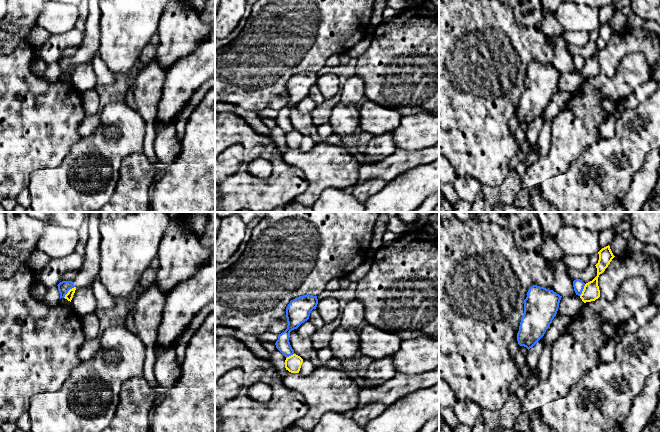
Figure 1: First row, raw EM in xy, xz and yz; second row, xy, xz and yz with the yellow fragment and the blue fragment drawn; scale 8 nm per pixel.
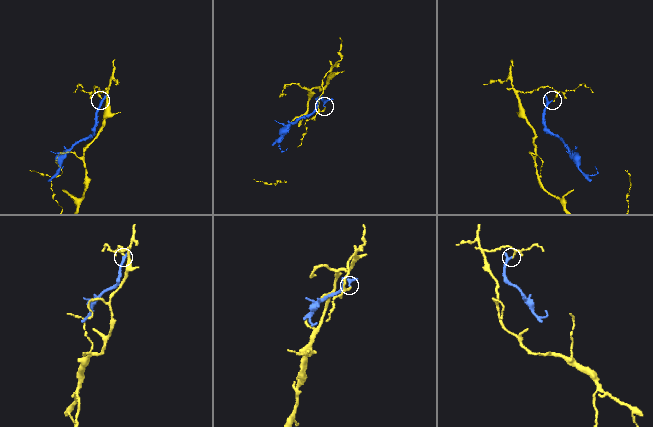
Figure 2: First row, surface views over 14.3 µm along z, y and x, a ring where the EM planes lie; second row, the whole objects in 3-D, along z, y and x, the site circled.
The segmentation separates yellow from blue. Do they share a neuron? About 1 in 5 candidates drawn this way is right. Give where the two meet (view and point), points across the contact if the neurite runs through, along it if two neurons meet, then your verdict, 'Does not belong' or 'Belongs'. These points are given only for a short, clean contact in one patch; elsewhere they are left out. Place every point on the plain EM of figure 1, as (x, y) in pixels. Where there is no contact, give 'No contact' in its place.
Touches yellow at xy (68, 67). Boundary: xy (74, 62), (63, 73). Does not belong

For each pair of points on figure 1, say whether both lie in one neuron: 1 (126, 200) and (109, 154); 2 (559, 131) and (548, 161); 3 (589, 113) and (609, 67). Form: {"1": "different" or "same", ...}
{"1": "different", "2": "same", "3": "different"}

